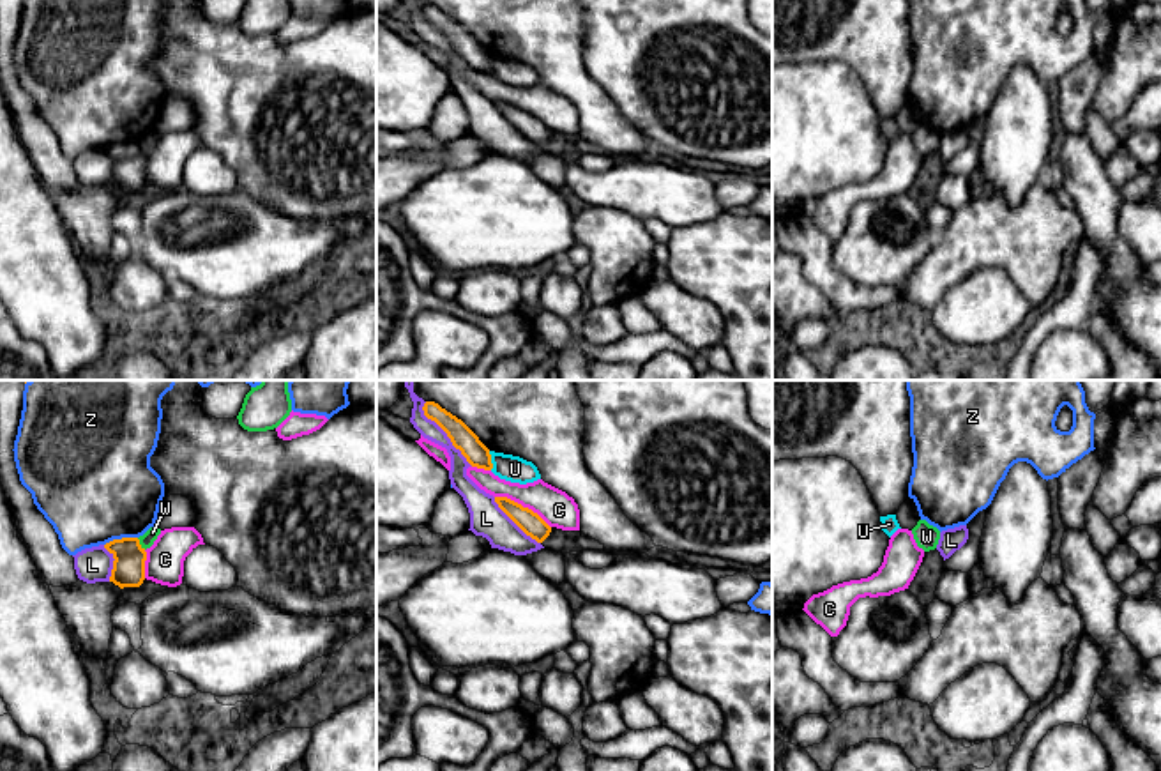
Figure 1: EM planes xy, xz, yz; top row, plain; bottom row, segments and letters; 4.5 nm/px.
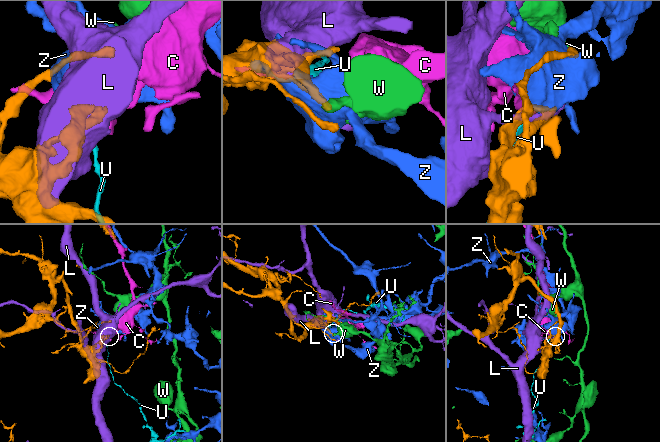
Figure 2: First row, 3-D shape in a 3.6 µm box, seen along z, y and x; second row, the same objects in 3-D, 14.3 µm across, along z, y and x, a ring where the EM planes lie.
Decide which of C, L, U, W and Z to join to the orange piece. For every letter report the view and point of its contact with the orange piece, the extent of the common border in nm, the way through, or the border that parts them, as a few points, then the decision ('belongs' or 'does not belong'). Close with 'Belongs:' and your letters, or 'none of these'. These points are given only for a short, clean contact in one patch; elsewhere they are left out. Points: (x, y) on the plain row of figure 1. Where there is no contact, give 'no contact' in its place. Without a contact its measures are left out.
C: xz (522, 110) | 300 nm | does not belong
L: xz (446, 36) | 360 nm | does not belong
U: xz (490, 64) | 90 nm | does not belong
W: xy (138, 147) | 70 nm | does not belong
Z: xy (122, 142) | 160 nm | does not belong
Belongs: none of these

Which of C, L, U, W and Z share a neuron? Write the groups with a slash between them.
C / L / U / W / Z

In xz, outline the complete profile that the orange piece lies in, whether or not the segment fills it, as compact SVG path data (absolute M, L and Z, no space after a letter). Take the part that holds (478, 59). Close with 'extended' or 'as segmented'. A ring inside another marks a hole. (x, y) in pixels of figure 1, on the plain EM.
M426 5L422 14L428 23L435 25L447 37L452 50L461 55L472 71L484 74L493 73L489 53L461 23L435 5Z; as segmented

